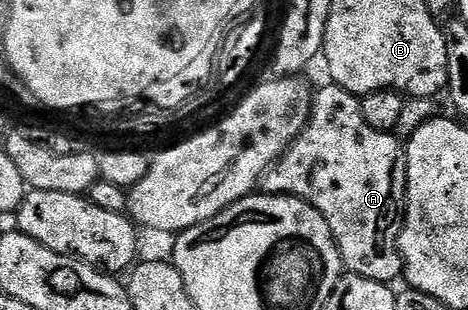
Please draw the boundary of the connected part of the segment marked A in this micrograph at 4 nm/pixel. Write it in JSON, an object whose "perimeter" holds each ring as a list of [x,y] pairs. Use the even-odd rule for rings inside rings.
{"perimeter":[[[328,84],[320,91],[319,89],[313,95],[313,107],[309,113],[309,123],[303,128],[303,132],[289,146],[288,152],[283,155],[279,161],[274,162],[268,170],[265,171],[259,183],[260,189],[267,194],[287,194],[295,198],[301,198],[309,206],[315,209],[327,220],[331,228],[333,238],[337,241],[337,247],[341,253],[341,261],[344,269],[350,274],[358,274],[367,280],[384,282],[386,284],[396,283],[396,278],[400,279],[403,274],[403,263],[401,260],[401,224],[405,221],[405,181],[407,180],[407,168],[405,167],[405,147],[402,139],[397,139],[396,133],[387,130],[376,130],[363,120],[361,115],[361,98],[344,90],[342,86]]]}

